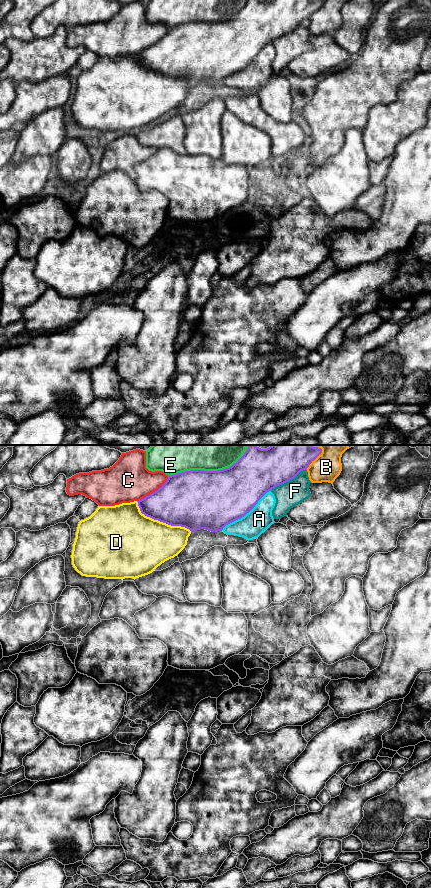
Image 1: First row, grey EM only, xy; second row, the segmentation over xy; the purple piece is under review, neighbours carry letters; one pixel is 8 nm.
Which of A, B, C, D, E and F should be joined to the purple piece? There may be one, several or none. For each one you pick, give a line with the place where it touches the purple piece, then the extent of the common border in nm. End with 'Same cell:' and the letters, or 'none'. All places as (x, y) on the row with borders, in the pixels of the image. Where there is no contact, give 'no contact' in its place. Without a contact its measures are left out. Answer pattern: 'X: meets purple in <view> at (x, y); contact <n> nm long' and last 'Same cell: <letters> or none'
Same cell: none

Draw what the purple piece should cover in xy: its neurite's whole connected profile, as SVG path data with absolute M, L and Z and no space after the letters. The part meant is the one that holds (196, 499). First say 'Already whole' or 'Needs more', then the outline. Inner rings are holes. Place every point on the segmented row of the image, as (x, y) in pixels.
Already whole. M249 445L244 455L229 468L219 471L190 470L168 476L157 491L137 501L138 506L145 516L171 526L185 527L191 533L200 529L222 531L226 525L249 513L267 492L294 479L302 470L307 470L321 453L321 448L312 445L271 445L267 449Z

